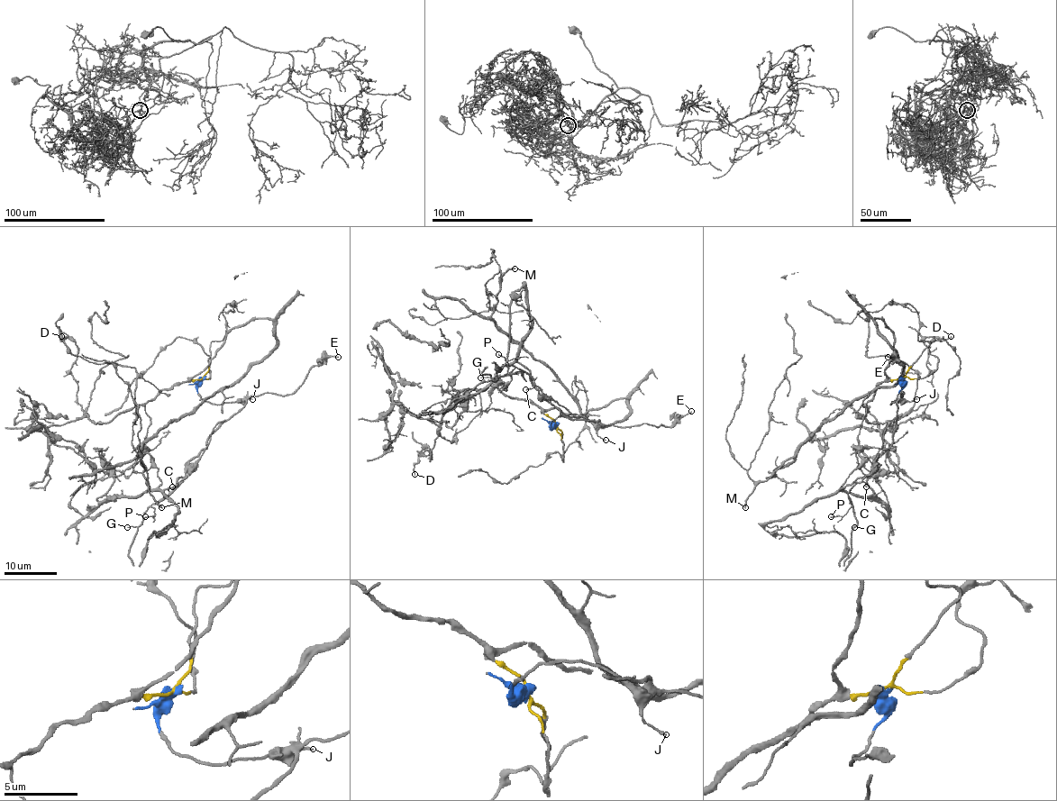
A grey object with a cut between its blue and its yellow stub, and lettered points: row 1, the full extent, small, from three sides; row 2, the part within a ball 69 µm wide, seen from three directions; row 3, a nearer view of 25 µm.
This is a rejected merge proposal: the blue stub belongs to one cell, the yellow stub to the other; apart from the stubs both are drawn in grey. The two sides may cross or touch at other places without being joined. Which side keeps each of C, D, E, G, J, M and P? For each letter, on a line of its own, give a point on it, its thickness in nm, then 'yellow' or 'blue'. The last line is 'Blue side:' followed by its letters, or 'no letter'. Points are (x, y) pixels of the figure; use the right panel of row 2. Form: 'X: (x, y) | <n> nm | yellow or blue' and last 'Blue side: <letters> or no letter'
C: (866, 486) | 130 nm | blue
D: (951, 336) | 130 nm | yellow
E: (888, 357) | 130 nm | blue
G: (854, 527) | 90 nm | blue
J: (916, 399) | 110 nm | blue
M: (745, 507) | 200 nm | yellow
P: (831, 516) | 100 nm | blue
Blue side: C, E, G, J, P

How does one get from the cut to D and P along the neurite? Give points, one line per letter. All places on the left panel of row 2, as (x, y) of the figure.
D: (202, 378), (163, 388), (105, 423), (92, 422), (77, 403), (70, 368), (77, 347), (61, 336)
P: (202, 378), (196, 390), (206, 402), (247, 403), (151, 506), (155, 514), (144, 517)

